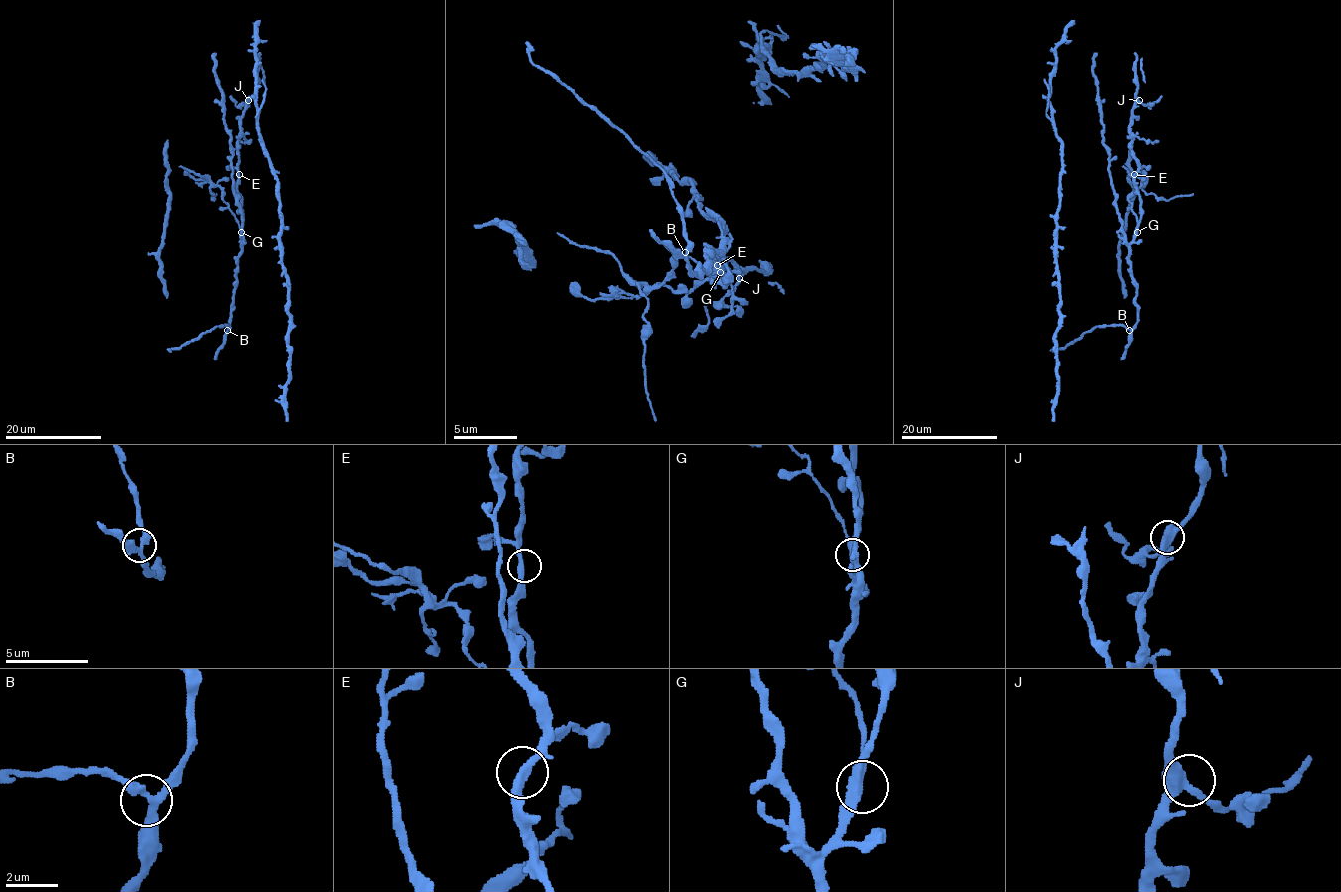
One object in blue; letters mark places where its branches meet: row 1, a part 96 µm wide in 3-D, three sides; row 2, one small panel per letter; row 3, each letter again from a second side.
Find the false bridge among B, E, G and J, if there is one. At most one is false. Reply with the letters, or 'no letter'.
G

